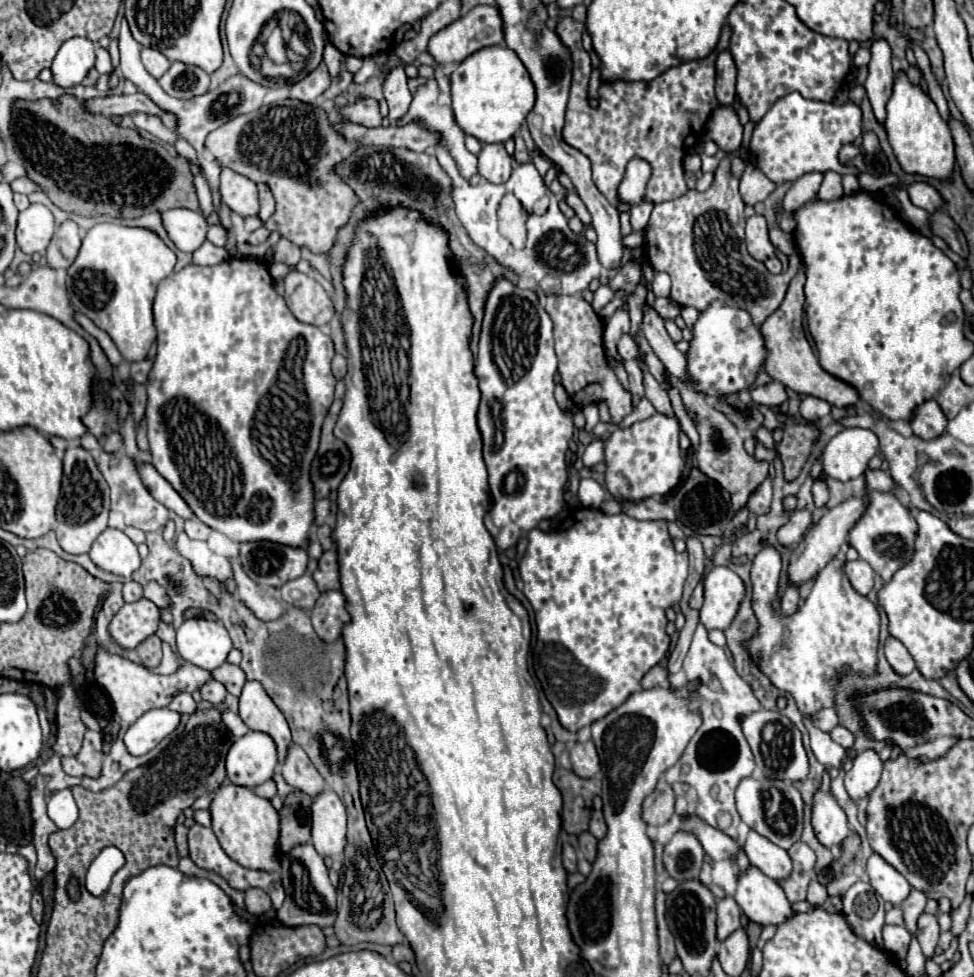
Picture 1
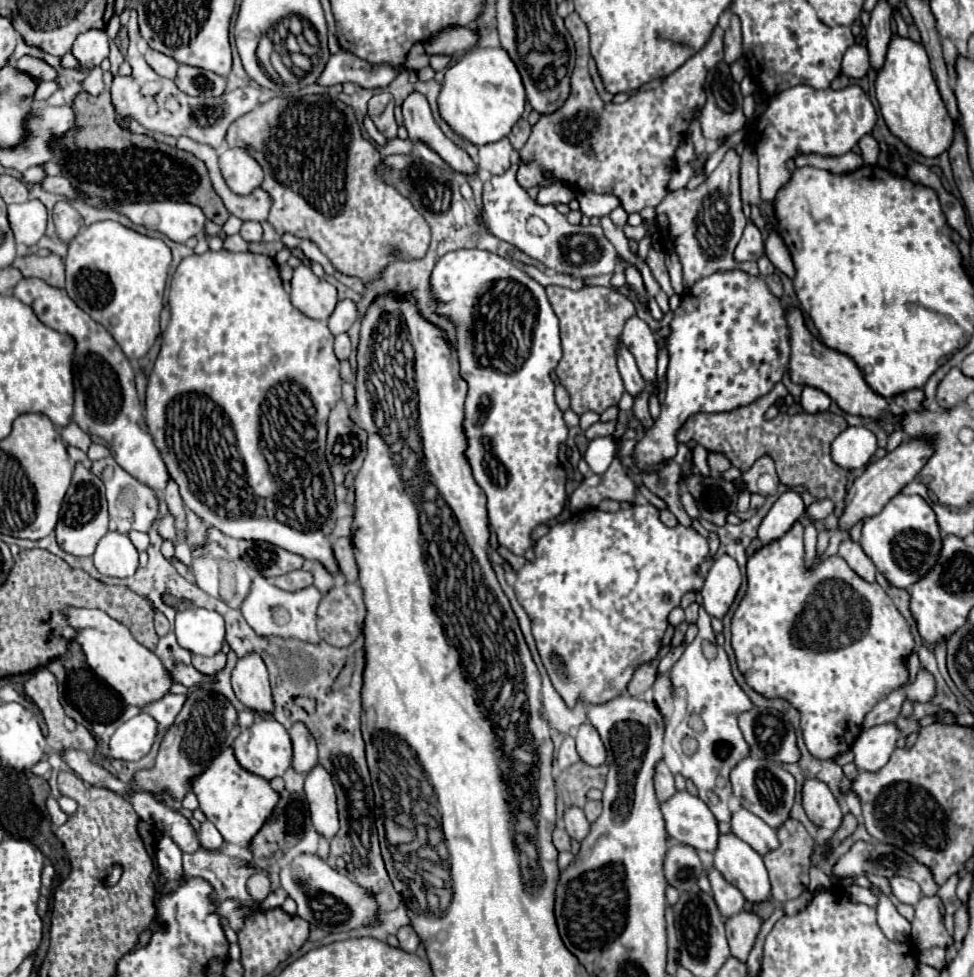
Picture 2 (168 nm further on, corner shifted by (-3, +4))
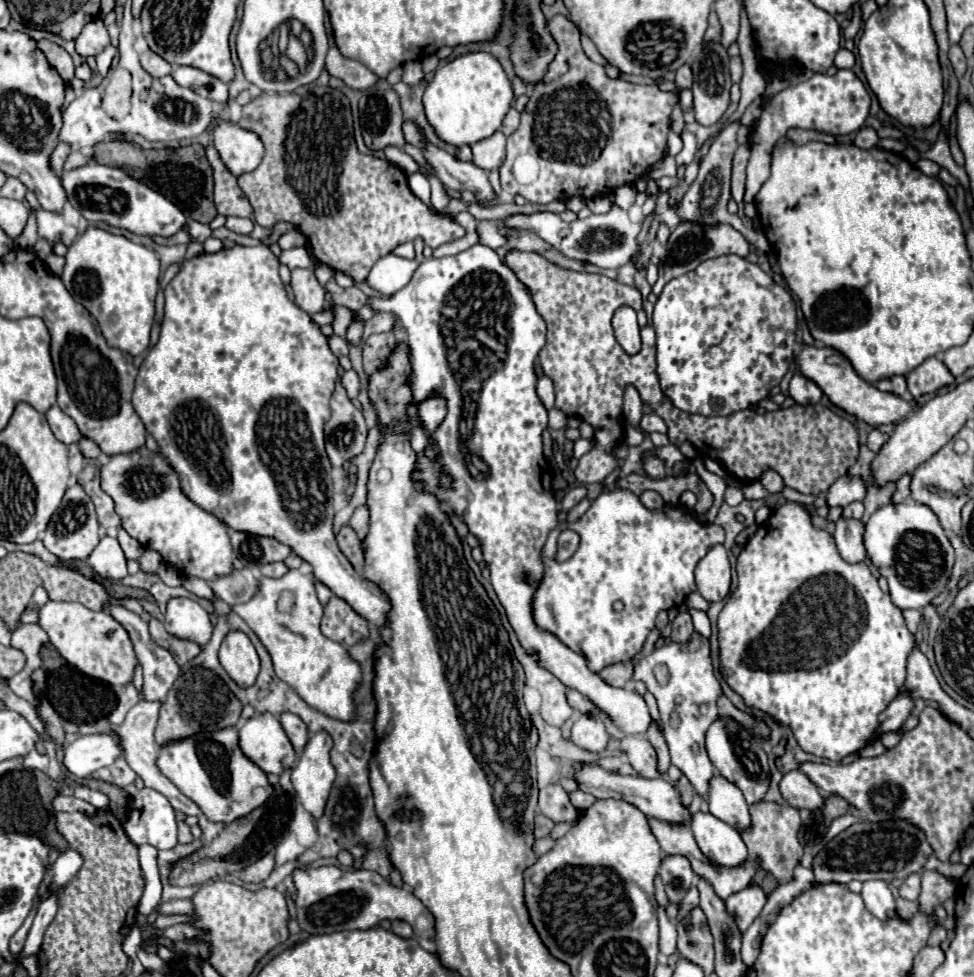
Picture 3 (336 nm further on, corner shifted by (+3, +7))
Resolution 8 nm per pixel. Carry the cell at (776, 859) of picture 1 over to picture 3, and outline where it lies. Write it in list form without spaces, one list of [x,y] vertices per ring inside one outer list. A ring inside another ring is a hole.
[[[716,774],[710,780],[708,804],[710,804],[710,814],[730,824],[734,830],[744,832],[752,826],[750,810],[742,792],[734,784],[724,780],[720,774]]]

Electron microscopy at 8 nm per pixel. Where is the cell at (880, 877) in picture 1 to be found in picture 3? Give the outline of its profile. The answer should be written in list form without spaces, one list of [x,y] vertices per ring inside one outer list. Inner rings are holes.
[[[912,874],[908,876],[902,886],[900,886],[900,896],[906,898],[906,900],[916,900],[920,894],[920,876],[918,874]]]

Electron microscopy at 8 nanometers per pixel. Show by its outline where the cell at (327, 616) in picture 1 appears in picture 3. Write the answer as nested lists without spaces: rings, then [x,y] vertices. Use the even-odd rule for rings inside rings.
[[[332,596],[330,602],[324,606],[320,630],[324,636],[344,646],[352,646],[368,636],[366,620],[346,600],[338,596]]]

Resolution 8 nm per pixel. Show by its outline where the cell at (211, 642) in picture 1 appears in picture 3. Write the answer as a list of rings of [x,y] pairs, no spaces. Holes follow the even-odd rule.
[[[174,598],[168,602],[164,628],[182,640],[204,646],[212,636],[210,614],[190,598]]]

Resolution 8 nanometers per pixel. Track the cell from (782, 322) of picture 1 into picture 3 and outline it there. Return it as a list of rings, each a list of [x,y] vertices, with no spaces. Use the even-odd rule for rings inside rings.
[[[804,344],[802,350],[796,356],[798,360],[798,368],[800,374],[806,376],[808,380],[816,382],[822,392],[830,398],[830,402],[838,408],[842,408],[844,412],[856,416],[858,420],[864,420],[870,426],[880,426],[880,424],[890,424],[890,422],[900,422],[902,418],[906,418],[912,408],[914,408],[914,400],[904,400],[900,396],[888,394],[888,392],[880,392],[876,386],[864,382],[856,370],[852,368],[850,360],[840,354],[834,348],[816,348],[816,346],[808,346]]]

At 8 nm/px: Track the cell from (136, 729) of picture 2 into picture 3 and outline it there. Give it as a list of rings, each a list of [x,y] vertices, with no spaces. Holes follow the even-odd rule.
[[[116,730],[88,734],[72,744],[64,752],[64,766],[78,778],[88,778],[92,772],[110,766],[116,758],[122,756],[120,736]]]

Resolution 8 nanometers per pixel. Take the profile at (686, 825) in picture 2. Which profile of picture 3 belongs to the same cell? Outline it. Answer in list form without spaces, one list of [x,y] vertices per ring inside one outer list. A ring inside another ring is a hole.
[[[584,766],[580,772],[578,772],[578,784],[580,784],[580,790],[596,796],[596,798],[622,798],[630,804],[634,804],[642,814],[646,814],[648,818],[656,818],[656,820],[662,820],[662,822],[668,822],[668,824],[680,824],[680,826],[690,826],[692,822],[692,814],[690,810],[682,804],[680,800],[680,794],[678,790],[668,782],[668,780],[644,780],[640,776],[622,776],[622,774],[610,774],[610,772],[604,772],[602,768],[596,768],[596,766]]]

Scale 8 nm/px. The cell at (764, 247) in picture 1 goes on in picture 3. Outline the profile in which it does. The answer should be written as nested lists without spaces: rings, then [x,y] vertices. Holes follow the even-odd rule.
[[[680,224],[668,238],[668,252],[660,262],[660,276],[658,282],[654,284],[652,292],[656,296],[662,294],[664,286],[682,274],[688,274],[690,270],[696,270],[698,264],[710,258],[718,258],[724,254],[736,254],[736,256],[746,256],[750,252],[748,240],[734,228],[728,228],[726,224],[720,224],[720,228],[700,228],[700,224]]]

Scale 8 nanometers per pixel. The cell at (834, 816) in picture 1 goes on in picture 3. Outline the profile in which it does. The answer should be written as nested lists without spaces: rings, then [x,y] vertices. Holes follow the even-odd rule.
[[[792,770],[784,774],[780,782],[780,792],[784,800],[796,810],[814,812],[824,808],[824,798],[820,796],[816,784],[812,784],[812,780],[808,780],[808,776],[804,776],[804,772],[800,770]]]

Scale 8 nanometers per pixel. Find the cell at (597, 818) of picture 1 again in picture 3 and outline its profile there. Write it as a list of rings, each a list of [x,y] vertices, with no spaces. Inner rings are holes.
[[[576,790],[576,792],[570,794],[570,802],[572,802],[578,810],[588,810],[588,808],[596,802],[596,798],[594,798],[592,794],[586,794],[586,792],[582,792],[582,790]]]

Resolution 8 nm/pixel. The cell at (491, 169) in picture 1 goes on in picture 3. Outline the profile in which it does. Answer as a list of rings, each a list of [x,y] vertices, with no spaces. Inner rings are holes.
[[[494,132],[490,138],[484,138],[472,144],[472,162],[482,170],[498,170],[506,156],[506,136],[502,132]]]

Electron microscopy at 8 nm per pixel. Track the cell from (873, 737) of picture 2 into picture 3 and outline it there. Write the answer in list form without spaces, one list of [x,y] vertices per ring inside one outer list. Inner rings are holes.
[[[900,694],[896,696],[888,708],[878,716],[878,728],[876,728],[876,736],[882,738],[886,732],[896,732],[904,720],[910,716],[914,700],[908,694]]]

